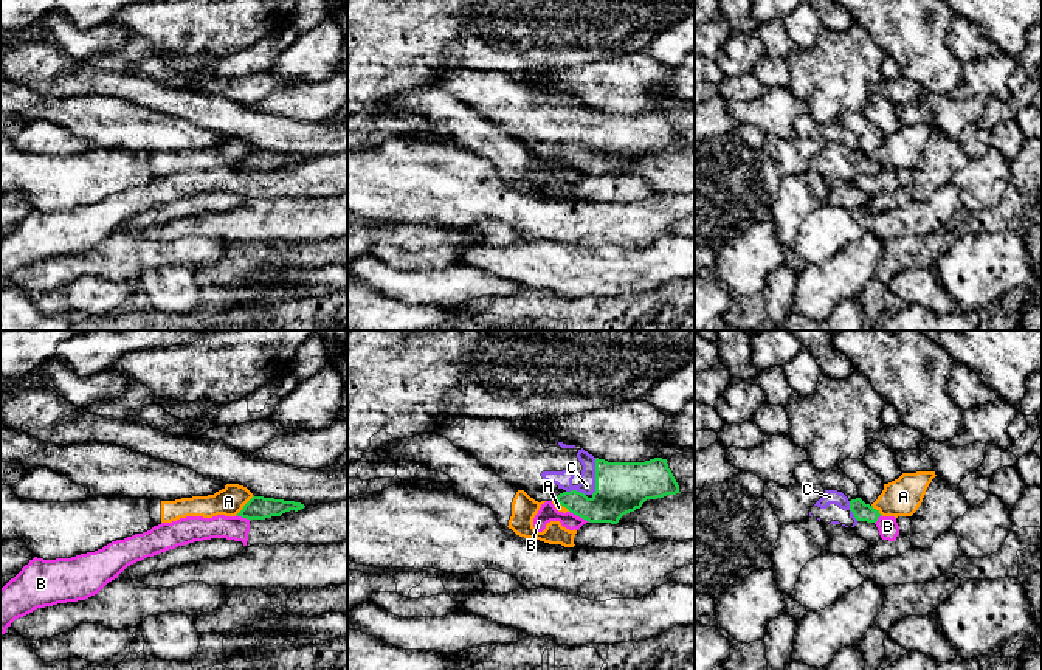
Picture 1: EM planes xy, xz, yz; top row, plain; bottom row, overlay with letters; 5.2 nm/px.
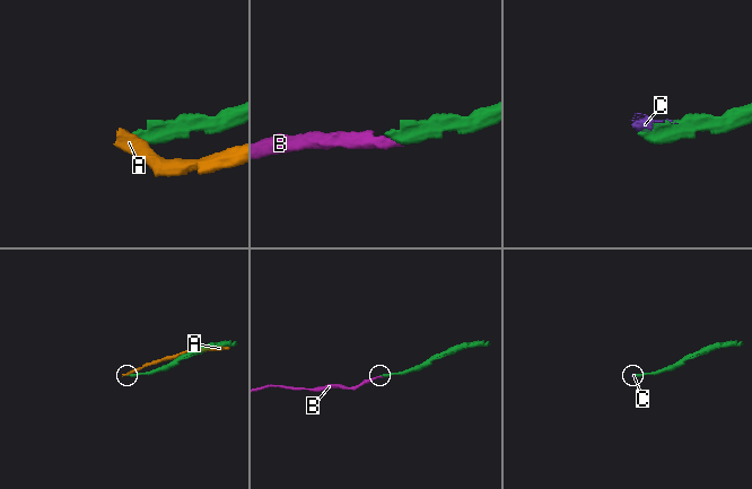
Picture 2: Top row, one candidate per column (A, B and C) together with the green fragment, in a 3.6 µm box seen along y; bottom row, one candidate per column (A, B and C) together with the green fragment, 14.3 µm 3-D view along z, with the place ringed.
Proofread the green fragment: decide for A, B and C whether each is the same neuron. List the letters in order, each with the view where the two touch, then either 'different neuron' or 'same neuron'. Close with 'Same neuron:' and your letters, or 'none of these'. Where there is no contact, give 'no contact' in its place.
A: contact in xy; different neuron
B: contact in xz; different neuron
C: contact in xz; same neuron
Same neuron: C

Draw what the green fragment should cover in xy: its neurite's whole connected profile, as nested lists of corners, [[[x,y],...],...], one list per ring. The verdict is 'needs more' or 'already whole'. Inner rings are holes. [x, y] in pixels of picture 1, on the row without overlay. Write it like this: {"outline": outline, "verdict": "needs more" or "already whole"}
{"outline": [[[254,149],[243,158],[243,161],[237,166],[237,169],[247,171],[247,172],[265,172],[271,169],[281,169],[285,164],[290,163],[301,163],[305,158],[295,154],[284,154],[284,152],[274,152],[274,150],[264,150],[264,149]]], "verdict": "already whole"}

